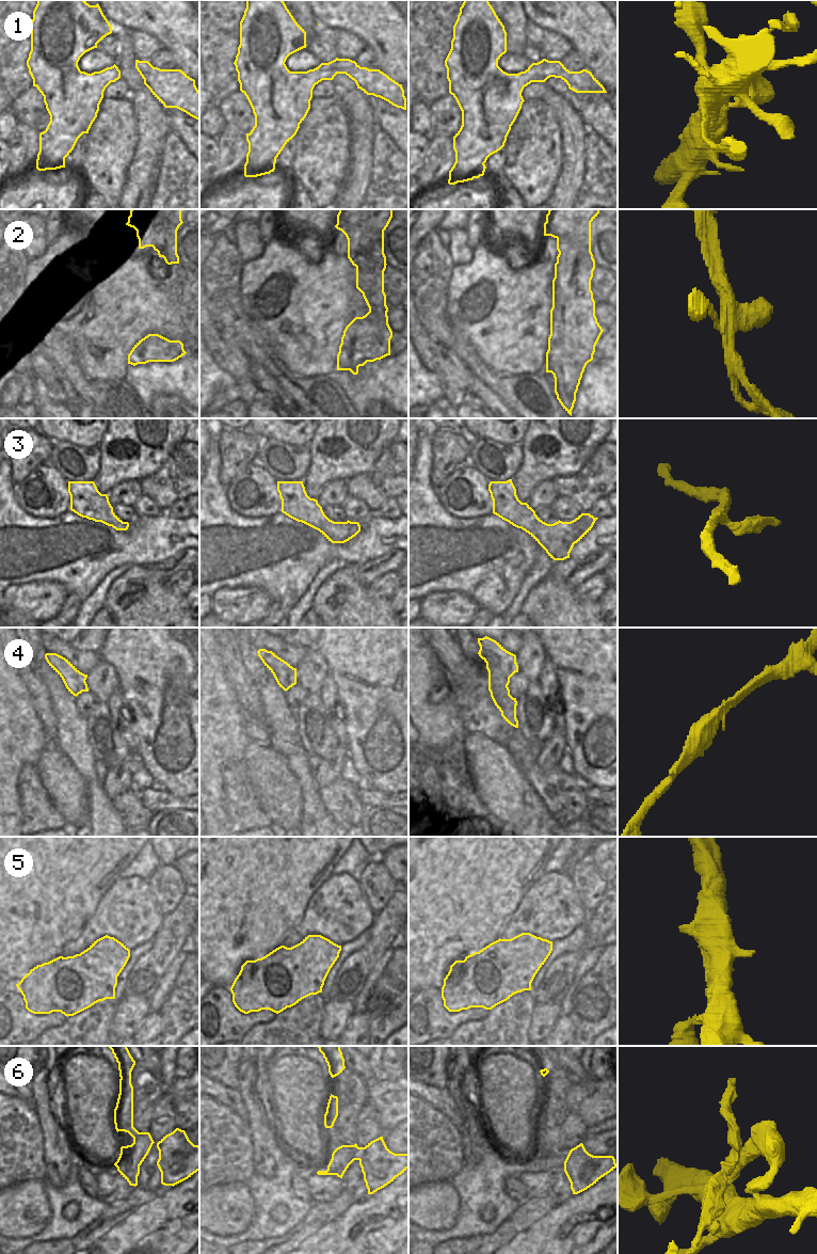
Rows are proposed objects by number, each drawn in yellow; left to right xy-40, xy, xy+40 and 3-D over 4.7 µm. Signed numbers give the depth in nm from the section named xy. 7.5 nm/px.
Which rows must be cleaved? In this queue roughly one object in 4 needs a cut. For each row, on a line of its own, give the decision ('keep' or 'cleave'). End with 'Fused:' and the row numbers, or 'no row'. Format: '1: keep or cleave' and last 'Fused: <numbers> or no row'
1: keep
2: cleave
3: keep
4: keep
5: keep
6: cleave
Fused: 2, 6

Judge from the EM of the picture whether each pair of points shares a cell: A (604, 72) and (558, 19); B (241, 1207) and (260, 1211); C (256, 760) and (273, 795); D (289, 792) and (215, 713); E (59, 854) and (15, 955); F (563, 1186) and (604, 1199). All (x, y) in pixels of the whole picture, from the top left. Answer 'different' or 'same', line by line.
A: same
B: different
C: same
D: different
E: same
F: different

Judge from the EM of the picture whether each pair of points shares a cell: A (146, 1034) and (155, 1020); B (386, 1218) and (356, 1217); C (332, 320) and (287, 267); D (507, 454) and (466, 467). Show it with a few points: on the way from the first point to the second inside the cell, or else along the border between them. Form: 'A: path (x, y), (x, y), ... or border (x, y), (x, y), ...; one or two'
A: path (149, 1031), (153, 1024); one
B: path (379, 1222), (364, 1221); one
C: path (319, 307), (298, 286), (298, 280); one
D: border (468, 462), (490, 481); two

